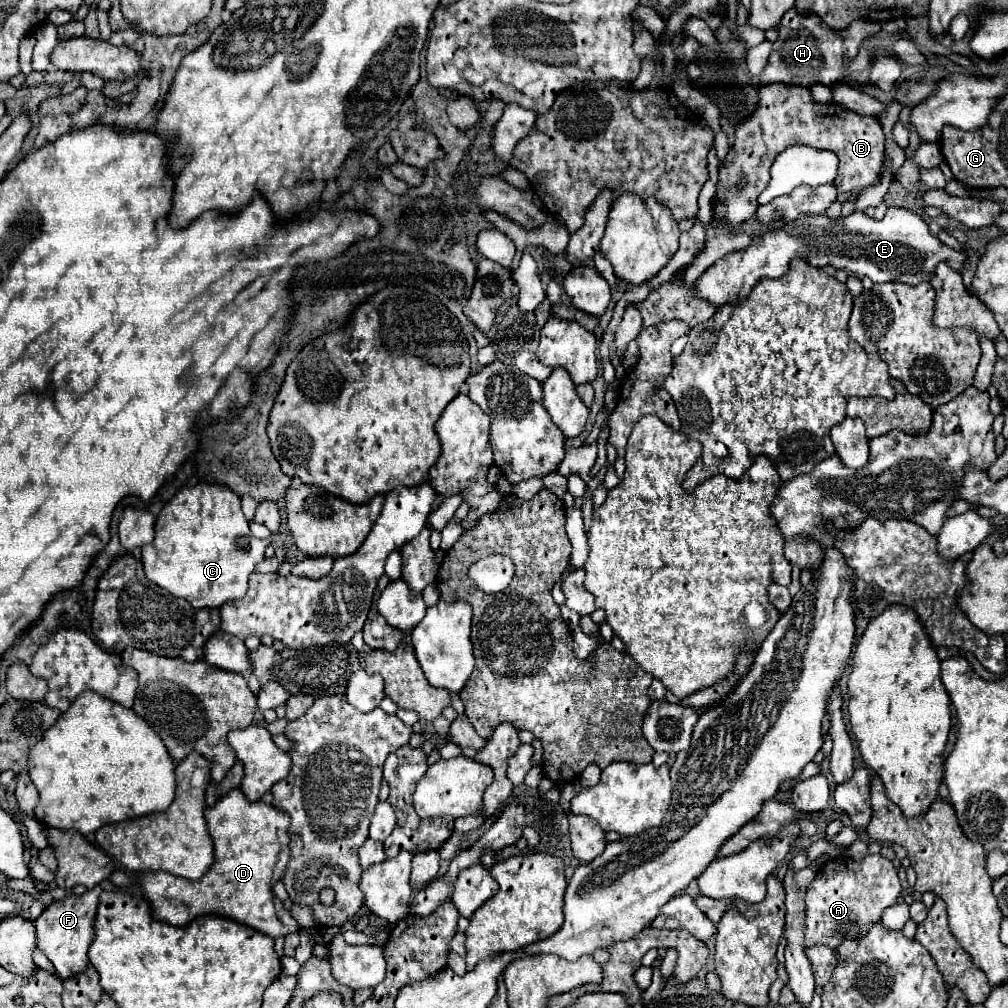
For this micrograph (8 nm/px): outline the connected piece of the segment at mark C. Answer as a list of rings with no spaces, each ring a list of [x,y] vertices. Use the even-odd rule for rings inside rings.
[[[199,482],[195,486],[183,486],[175,496],[163,506],[155,522],[155,540],[141,548],[141,562],[145,574],[151,582],[159,584],[173,596],[181,596],[193,604],[193,608],[219,608],[229,600],[237,600],[247,592],[249,574],[255,570],[255,564],[263,560],[269,540],[251,536],[249,520],[241,510],[239,496],[223,484]]]

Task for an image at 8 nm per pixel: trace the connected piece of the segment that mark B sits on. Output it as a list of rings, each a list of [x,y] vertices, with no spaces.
[[[775,82],[759,90],[757,110],[735,126],[735,144],[719,164],[717,192],[711,200],[713,220],[729,226],[739,226],[749,220],[757,208],[757,196],[769,184],[769,168],[775,156],[791,144],[833,150],[839,156],[839,174],[835,178],[839,192],[861,192],[881,180],[885,166],[885,134],[875,116],[861,116],[839,104],[819,104],[813,100],[809,86]]]

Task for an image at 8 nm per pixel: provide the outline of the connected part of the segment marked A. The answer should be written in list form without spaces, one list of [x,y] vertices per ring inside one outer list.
[[[869,854],[861,862],[851,858],[827,860],[817,872],[807,894],[807,918],[805,918],[805,946],[825,944],[837,948],[843,940],[857,938],[867,932],[869,924],[877,922],[885,908],[897,902],[901,894],[901,882],[897,868],[881,854]]]

